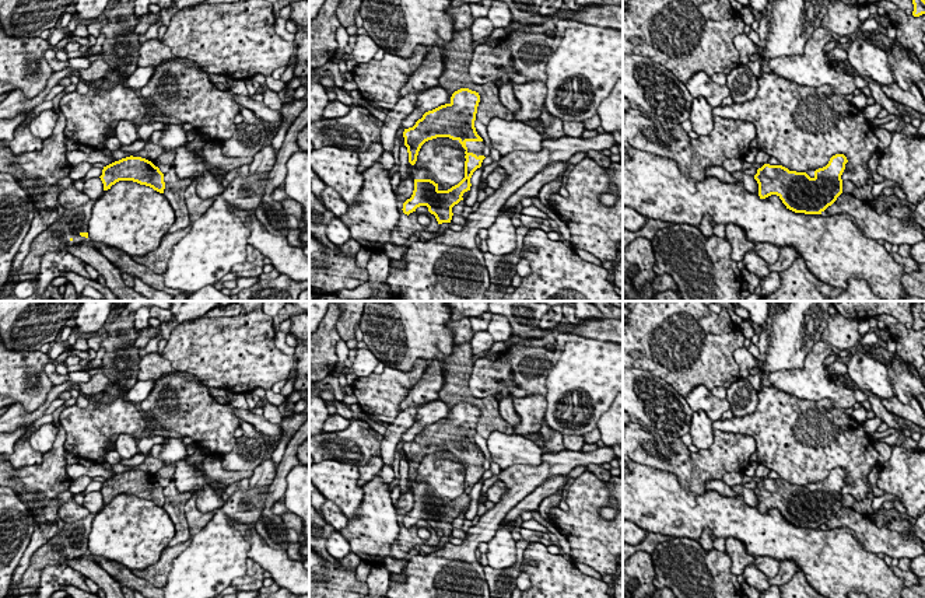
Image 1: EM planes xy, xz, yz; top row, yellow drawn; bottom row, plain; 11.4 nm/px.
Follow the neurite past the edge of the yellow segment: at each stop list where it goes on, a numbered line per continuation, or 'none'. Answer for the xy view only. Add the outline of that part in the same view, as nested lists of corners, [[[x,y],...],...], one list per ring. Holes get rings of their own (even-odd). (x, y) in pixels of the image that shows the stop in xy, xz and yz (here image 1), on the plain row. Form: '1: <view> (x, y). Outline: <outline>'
1: xy (73, 535). Outline: [[[90,513],[84,520],[66,522],[62,531],[48,543],[42,545],[32,556],[28,569],[18,583],[18,595],[34,594],[39,588],[41,573],[46,566],[62,564],[66,560],[85,556],[92,520],[97,514]]]

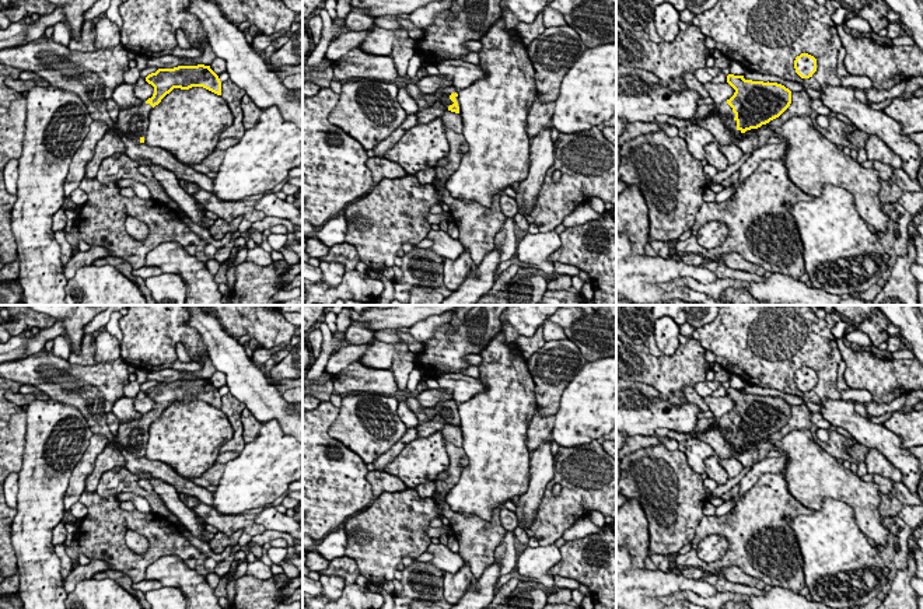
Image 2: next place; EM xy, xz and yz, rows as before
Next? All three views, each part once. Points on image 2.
1: yz (724, 423). Outline: [[[727,414],[721,416],[717,424],[721,430],[723,437],[731,447],[741,447],[741,444],[737,442],[737,434],[734,433],[735,427],[733,426],[733,421],[727,417]]]

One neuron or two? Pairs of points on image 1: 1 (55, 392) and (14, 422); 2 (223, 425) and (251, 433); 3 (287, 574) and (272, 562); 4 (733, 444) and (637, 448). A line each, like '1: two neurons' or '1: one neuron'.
1: one neuron
2: two neurons
3: one neuron
4: one neuron

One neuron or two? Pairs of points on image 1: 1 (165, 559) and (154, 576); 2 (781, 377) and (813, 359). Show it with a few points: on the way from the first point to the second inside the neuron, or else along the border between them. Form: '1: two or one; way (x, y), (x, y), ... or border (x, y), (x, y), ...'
1: one; way (164, 563), (158, 572)
2: one; way (789, 377), (799, 377), (809, 367)

